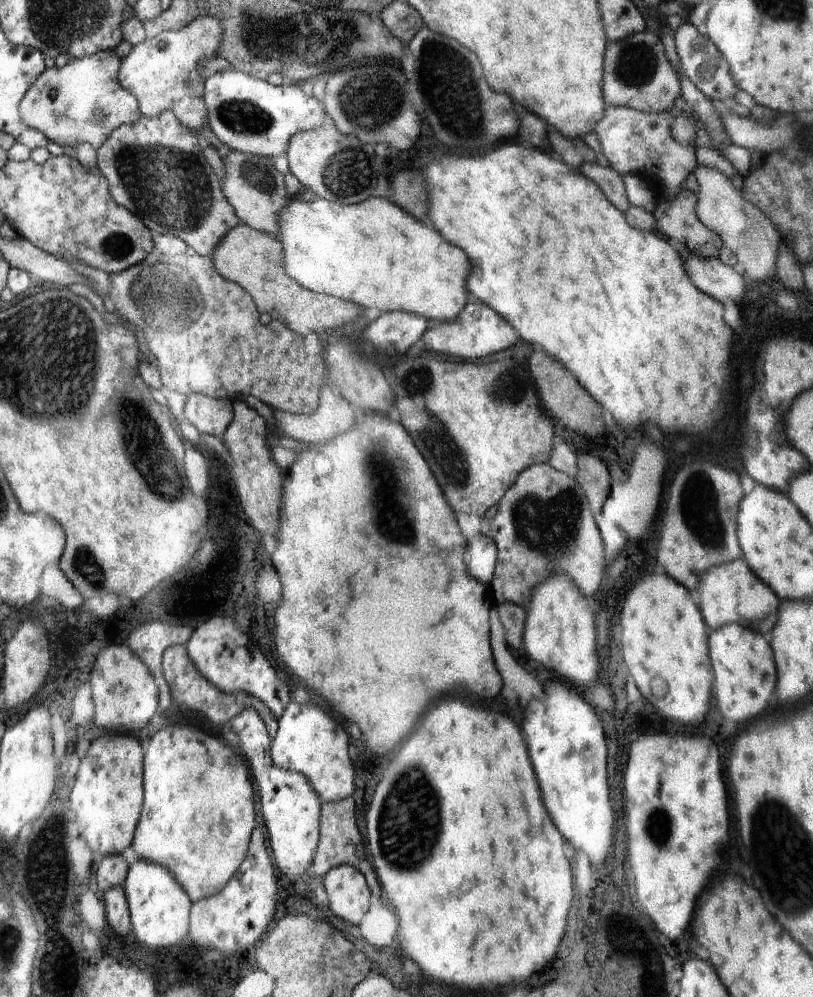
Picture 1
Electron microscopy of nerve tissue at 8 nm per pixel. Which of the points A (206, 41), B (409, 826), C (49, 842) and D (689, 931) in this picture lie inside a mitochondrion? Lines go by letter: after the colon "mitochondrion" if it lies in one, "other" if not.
A: other
B: mitochondrion
C: mitochondrion
D: other

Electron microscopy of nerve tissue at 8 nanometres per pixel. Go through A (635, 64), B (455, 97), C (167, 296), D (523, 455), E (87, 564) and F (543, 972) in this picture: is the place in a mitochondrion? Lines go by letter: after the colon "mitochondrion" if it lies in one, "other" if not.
A: mitochondrion
B: mitochondrion
C: mitochondrion
D: other
E: mitochondrion
F: other

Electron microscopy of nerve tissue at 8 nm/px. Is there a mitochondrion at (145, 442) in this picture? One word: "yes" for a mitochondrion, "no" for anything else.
yes

